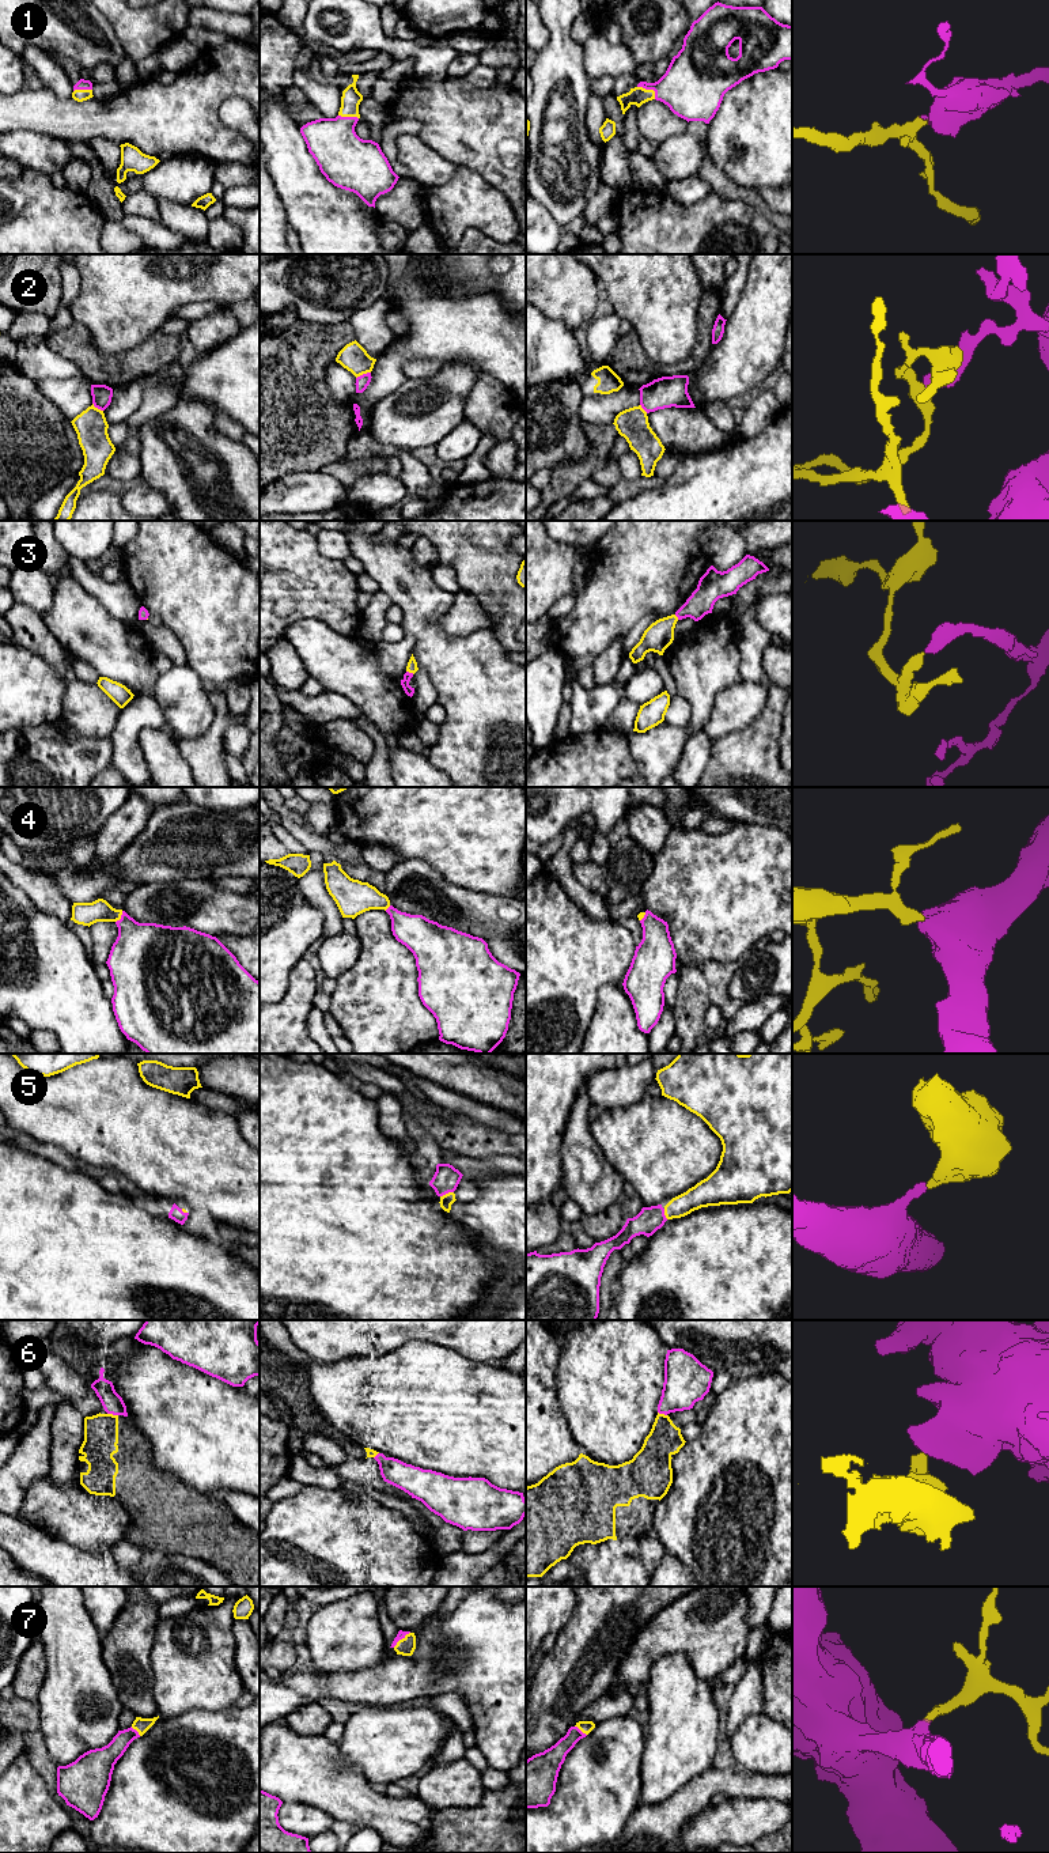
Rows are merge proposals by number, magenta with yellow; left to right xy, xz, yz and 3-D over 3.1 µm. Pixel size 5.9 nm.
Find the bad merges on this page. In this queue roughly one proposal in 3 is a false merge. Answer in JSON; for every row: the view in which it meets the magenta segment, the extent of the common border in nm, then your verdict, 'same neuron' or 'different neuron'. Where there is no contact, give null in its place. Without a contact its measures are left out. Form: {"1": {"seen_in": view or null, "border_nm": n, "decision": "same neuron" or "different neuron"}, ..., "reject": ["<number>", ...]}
{"1": {"seen_in": "yz", "border_nm": 130, "decision": "same neuron"}, "2": {"seen_in": "xz", "border_nm": 100, "decision": "same neuron"}, "3": {"seen_in": "xz", "border_nm": 50, "decision": "same neuron"}, "4": {"seen_in": "xy", "border_nm": 80, "decision": "same neuron"}, "5": {"seen_in": "xz", "border_nm": 90, "decision": "same neuron"}, "6": {"seen_in": "xy", "border_nm": 70, "decision": "different neuron"}, "7": {"seen_in": "xz", "border_nm": 140, "decision": "same neuron"}, "reject": ["6"]}

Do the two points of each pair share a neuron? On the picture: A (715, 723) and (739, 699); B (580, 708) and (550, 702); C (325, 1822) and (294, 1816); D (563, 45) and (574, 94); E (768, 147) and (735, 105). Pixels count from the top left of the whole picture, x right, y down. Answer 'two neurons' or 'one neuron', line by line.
A: one neuron
B: two neurons
C: one neuron
D: one neuron
E: one neuron

